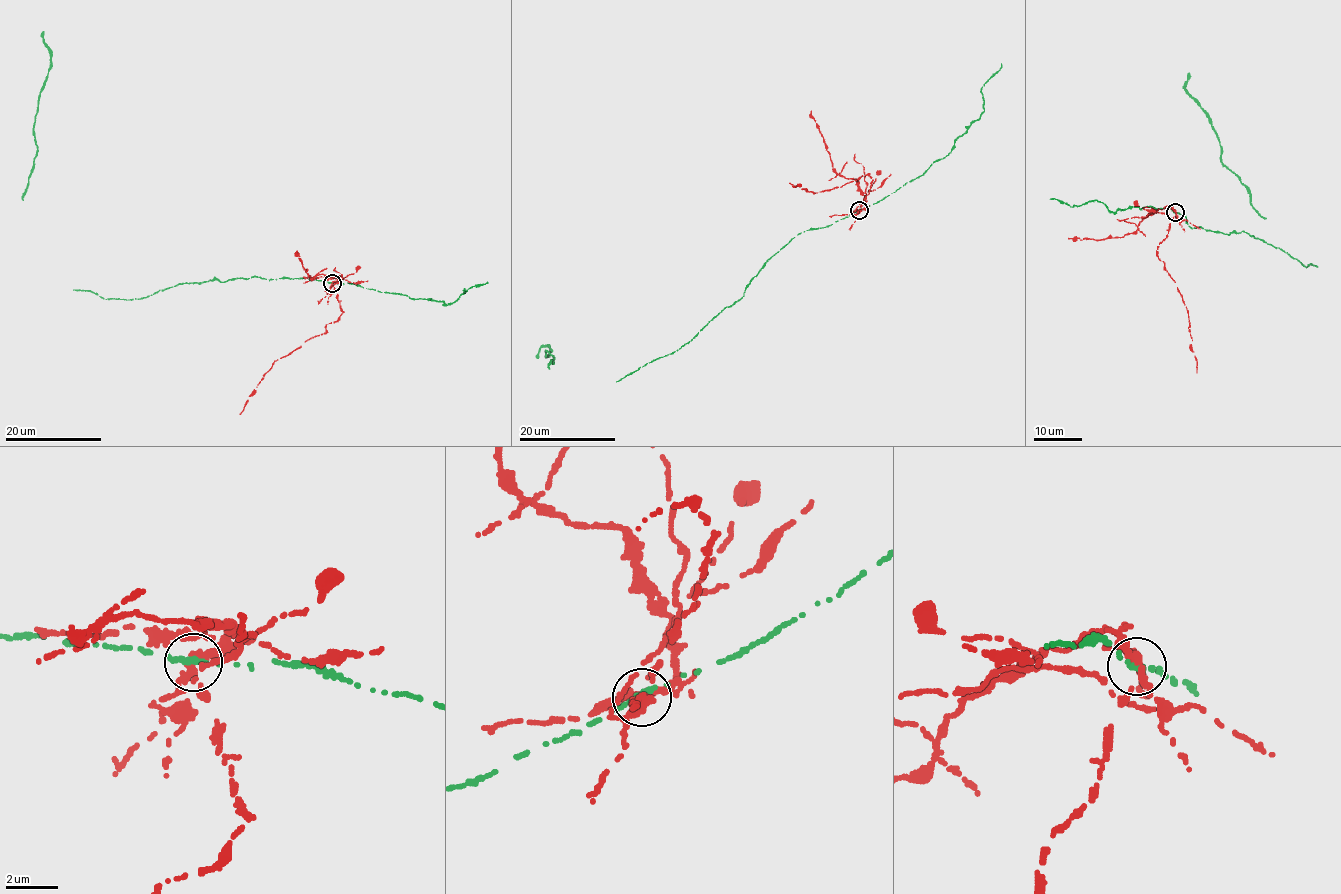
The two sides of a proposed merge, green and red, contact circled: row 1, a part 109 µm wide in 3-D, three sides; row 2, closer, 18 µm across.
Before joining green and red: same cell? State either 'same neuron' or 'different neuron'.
different neuron

